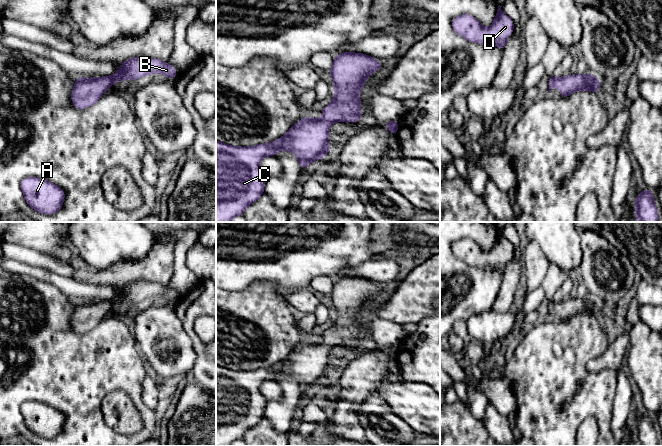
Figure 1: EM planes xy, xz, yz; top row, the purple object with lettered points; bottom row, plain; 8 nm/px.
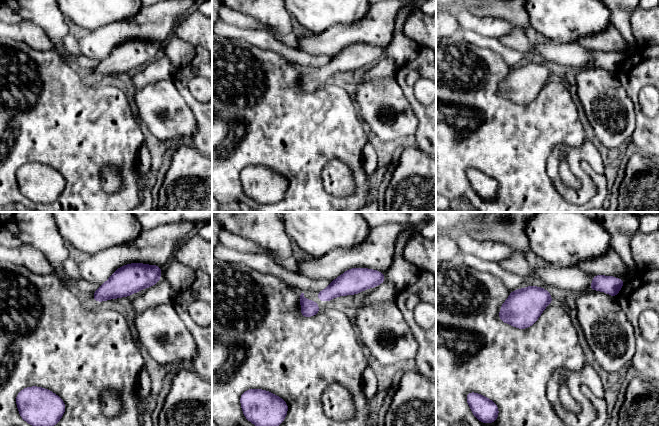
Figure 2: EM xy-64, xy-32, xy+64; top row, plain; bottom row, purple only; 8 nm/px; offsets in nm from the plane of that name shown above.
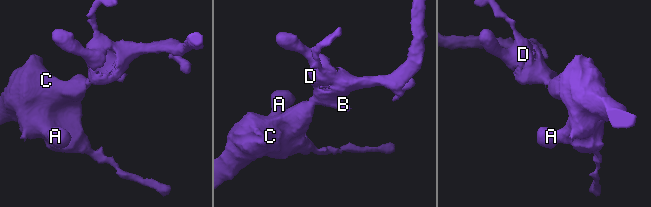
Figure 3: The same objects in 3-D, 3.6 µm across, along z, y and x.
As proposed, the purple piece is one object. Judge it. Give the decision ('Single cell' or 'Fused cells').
Single cell

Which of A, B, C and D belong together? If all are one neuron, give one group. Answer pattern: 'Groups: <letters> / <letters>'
Groups: A B C D

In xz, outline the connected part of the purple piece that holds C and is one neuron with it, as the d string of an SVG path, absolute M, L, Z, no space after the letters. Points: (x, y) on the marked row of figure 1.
M342 52L334 57L329 70L334 80L334 99L325 106L321 119L305 116L294 124L279 139L255 146L231 146L216 140L216 222L231 222L235 216L243 215L244 210L258 200L264 193L267 175L260 169L260 161L267 156L276 156L281 150L290 150L299 160L301 169L306 169L314 160L324 158L331 146L328 143L329 129L335 122L359 122L362 114L360 109L359 91L365 86L367 77L372 77L375 70L383 68L377 59L362 53Z

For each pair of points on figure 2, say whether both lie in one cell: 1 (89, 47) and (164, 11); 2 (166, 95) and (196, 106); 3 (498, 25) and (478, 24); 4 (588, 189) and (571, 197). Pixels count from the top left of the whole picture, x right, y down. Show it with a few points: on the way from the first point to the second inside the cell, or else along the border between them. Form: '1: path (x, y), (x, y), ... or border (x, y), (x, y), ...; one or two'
1: path (108, 36), (122, 30), (140, 28), (145, 25); one
2: border (173, 82), (194, 115), (196, 123); two
3: path (493, 25), (483, 25); one
4: path (584, 192), (578, 198), (575, 197); one

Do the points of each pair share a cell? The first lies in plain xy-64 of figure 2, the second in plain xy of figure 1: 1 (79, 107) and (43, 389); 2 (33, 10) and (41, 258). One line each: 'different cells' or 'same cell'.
1: same cell
2: different cells

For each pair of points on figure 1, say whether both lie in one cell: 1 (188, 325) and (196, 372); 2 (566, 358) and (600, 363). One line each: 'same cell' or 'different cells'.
1: same cell
2: different cells

